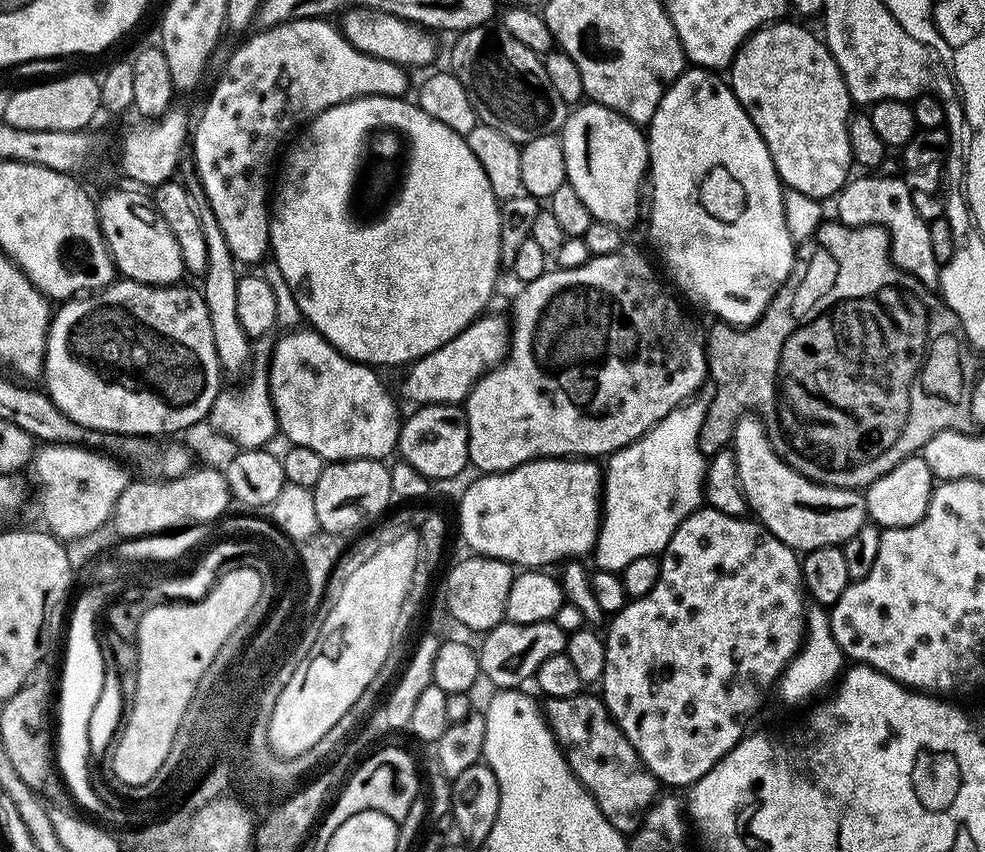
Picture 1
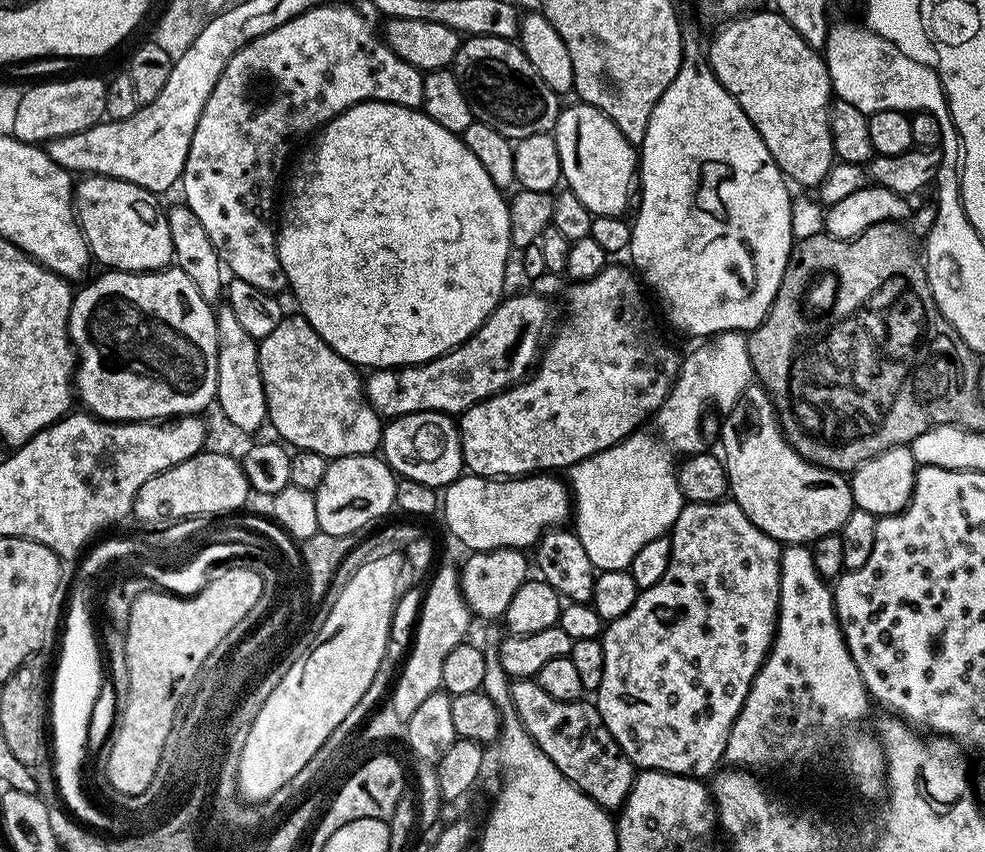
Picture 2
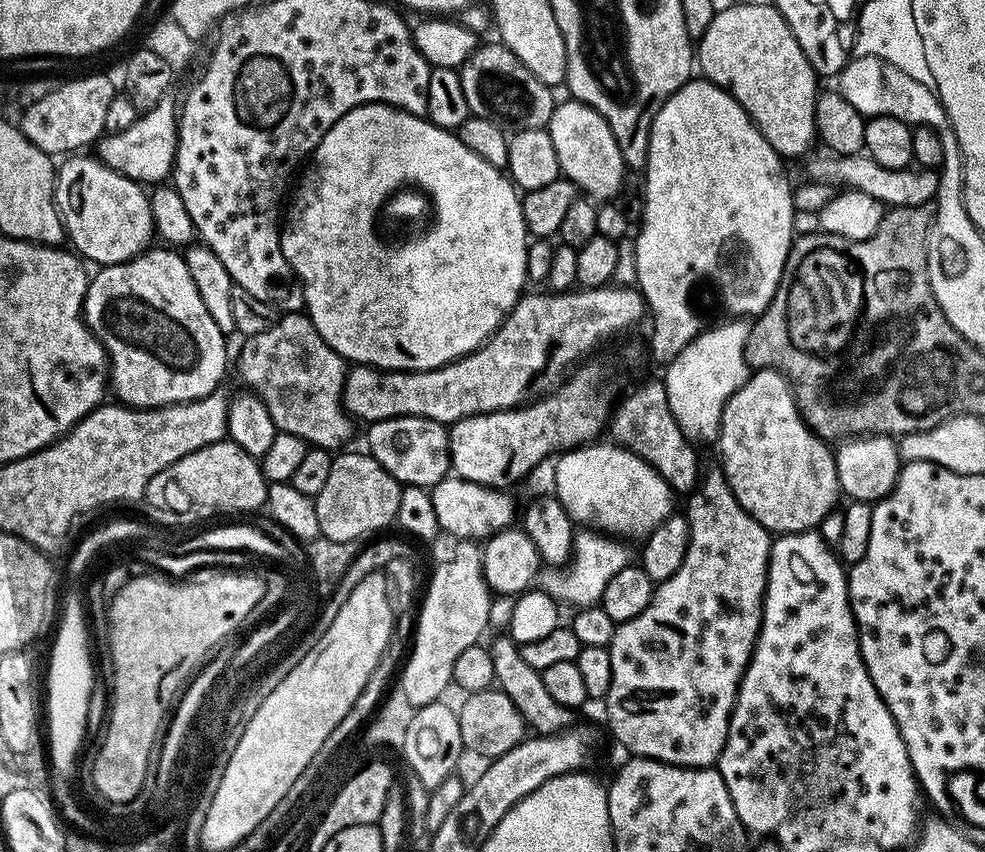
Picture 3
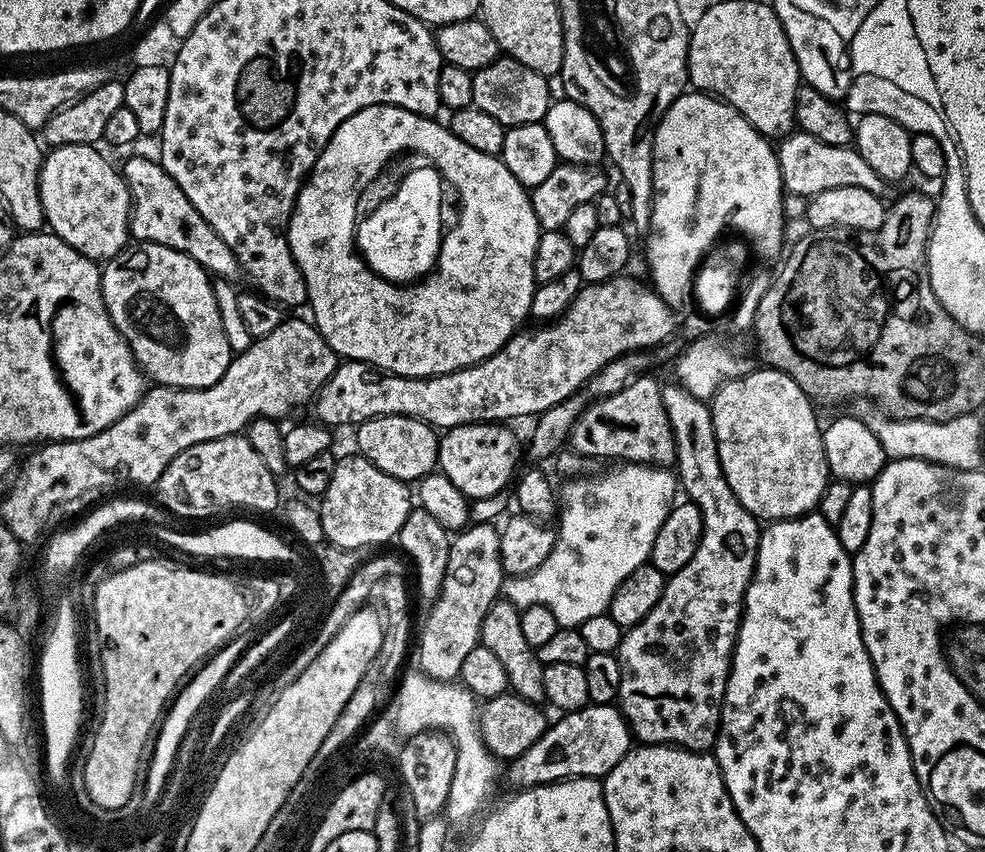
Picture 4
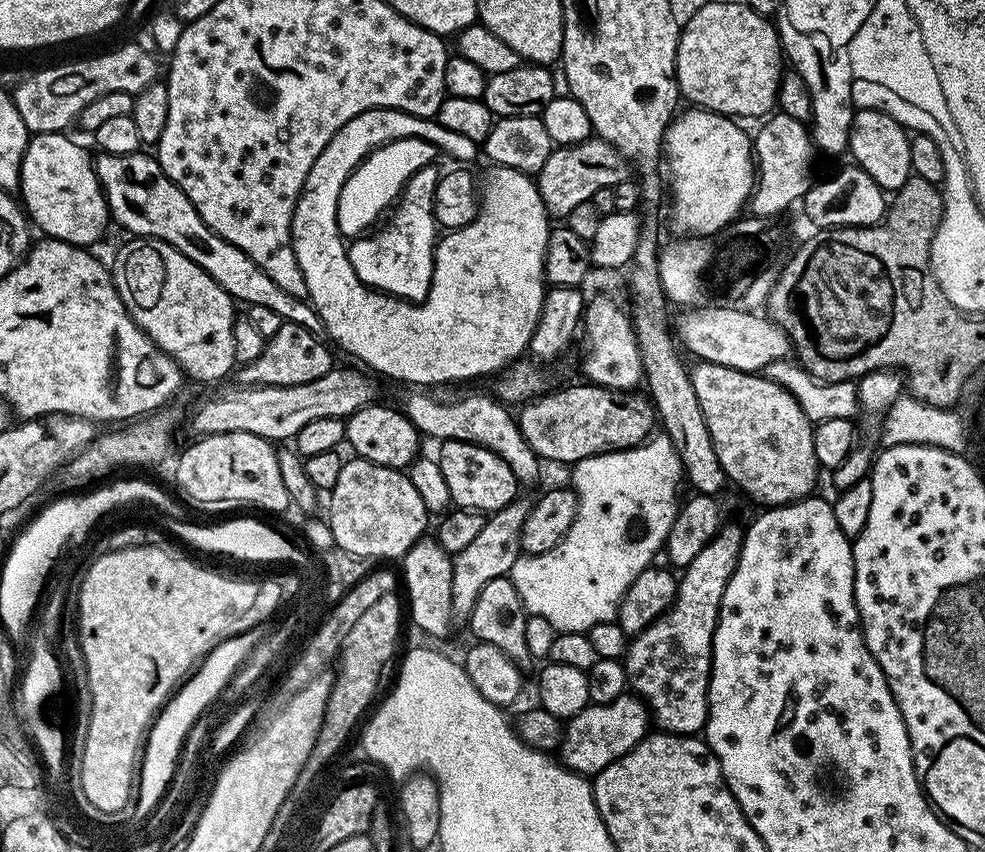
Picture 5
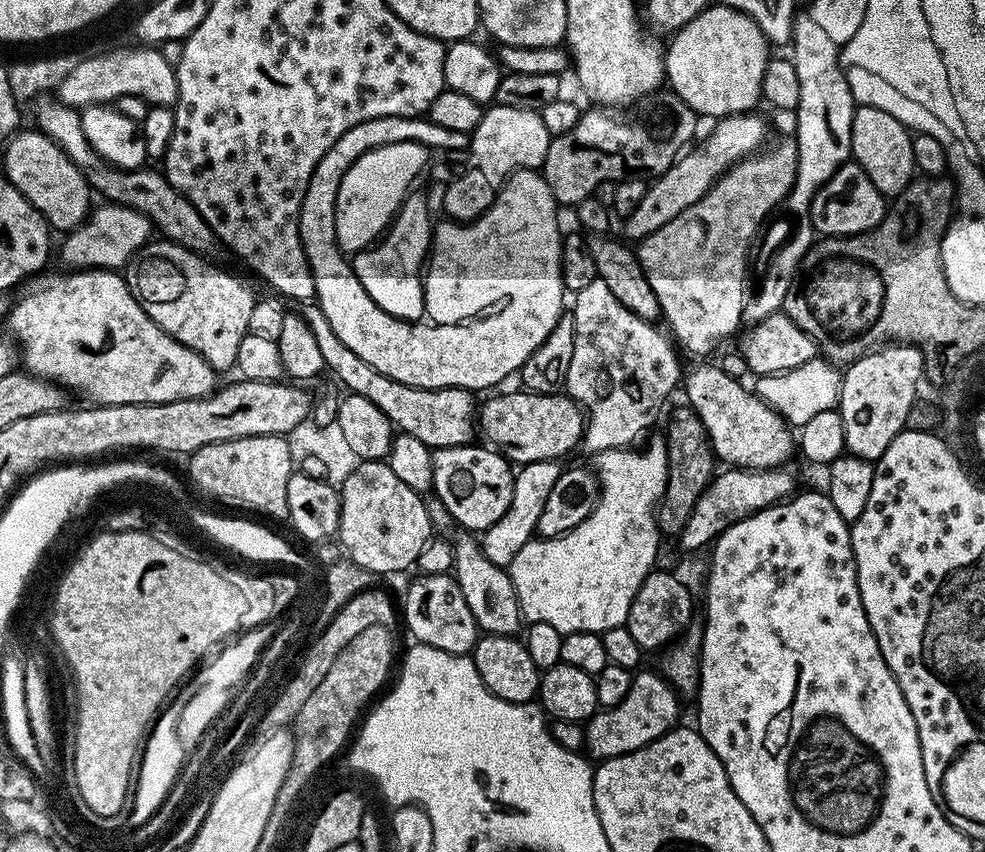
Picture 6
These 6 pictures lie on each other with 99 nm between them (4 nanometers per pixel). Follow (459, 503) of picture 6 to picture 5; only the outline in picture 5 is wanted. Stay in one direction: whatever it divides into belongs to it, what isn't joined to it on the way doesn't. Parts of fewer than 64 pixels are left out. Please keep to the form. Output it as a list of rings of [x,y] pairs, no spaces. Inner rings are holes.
[[[445,440],[439,448],[438,463],[442,470],[442,478],[448,487],[451,503],[457,509],[491,514],[499,508],[504,508],[514,499],[514,479],[510,466],[497,453],[464,441]]]

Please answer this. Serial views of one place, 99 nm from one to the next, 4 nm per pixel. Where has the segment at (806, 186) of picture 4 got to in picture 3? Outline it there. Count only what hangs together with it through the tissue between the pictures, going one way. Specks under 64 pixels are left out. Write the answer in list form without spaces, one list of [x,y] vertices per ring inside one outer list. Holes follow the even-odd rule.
[[[823,154],[816,156],[808,164],[809,181],[843,186],[845,189],[870,194],[870,198],[878,198],[878,202],[889,209],[905,208],[906,206],[922,206],[933,203],[940,191],[940,172],[931,168],[920,168],[912,172],[911,167],[890,170],[890,166],[878,166],[874,158],[866,154],[858,156],[833,156]]]

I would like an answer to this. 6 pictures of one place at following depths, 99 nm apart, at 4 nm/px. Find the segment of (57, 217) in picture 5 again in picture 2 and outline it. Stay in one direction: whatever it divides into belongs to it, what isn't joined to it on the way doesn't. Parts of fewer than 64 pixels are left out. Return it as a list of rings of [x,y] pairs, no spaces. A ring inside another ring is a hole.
[[[85,175],[84,180],[74,188],[74,211],[76,222],[88,243],[88,250],[93,261],[96,260],[108,270],[117,272],[157,272],[160,268],[169,267],[173,263],[172,243],[167,219],[159,212],[151,200],[153,193],[144,188],[134,186],[125,180],[112,180],[109,176]]]

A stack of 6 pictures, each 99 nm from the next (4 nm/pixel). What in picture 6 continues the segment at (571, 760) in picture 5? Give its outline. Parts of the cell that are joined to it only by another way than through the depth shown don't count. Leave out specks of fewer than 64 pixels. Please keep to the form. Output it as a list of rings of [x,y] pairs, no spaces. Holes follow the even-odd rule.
[[[640,670],[633,675],[632,688],[618,702],[618,706],[597,711],[591,720],[587,721],[584,731],[586,752],[593,761],[609,760],[627,752],[638,750],[650,742],[657,740],[677,727],[676,715],[680,712],[681,701],[678,693],[659,671],[644,672]]]

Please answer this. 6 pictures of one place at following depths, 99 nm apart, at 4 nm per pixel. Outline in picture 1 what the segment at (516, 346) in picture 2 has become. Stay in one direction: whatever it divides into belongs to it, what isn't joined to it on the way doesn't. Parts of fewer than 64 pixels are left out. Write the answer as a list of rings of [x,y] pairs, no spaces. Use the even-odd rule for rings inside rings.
[[[507,315],[477,316],[466,330],[462,330],[450,342],[438,350],[426,354],[420,360],[407,365],[404,377],[400,380],[399,395],[412,403],[412,406],[429,404],[463,405],[470,390],[487,372],[494,371],[504,363],[510,351],[510,320]]]

